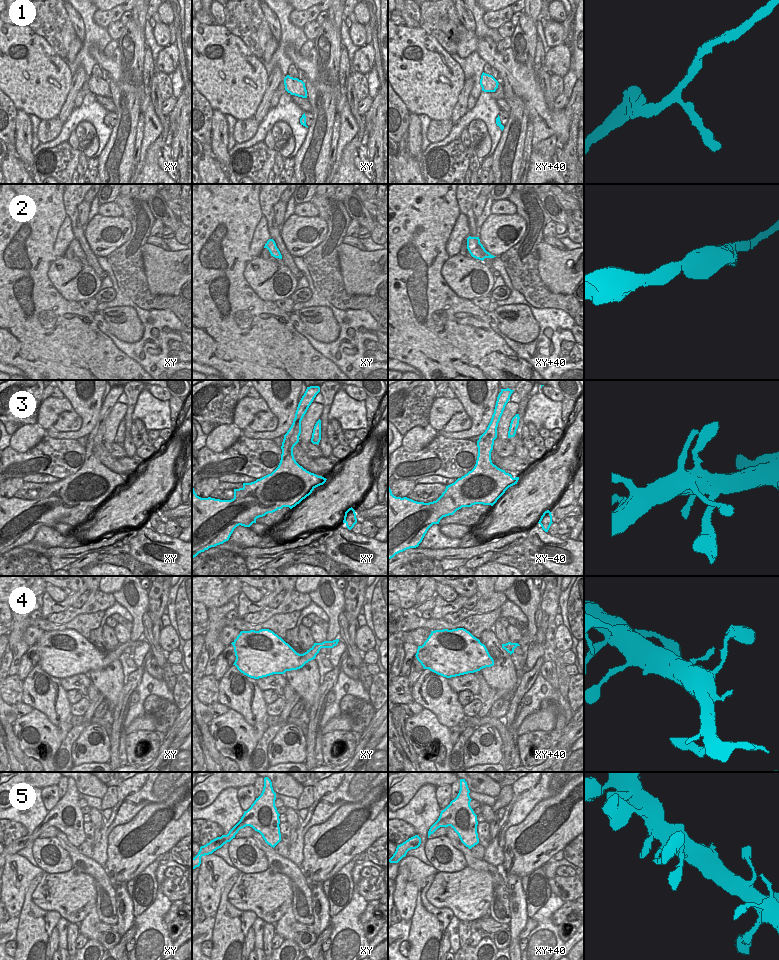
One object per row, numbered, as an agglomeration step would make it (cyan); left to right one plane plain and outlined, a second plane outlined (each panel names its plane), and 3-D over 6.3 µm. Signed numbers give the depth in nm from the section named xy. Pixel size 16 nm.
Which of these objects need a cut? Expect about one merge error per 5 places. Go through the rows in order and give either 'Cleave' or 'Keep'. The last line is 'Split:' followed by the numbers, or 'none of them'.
1: Keep
2: Keep
3: Keep
4: Keep
5: Keep
Split: none of them.

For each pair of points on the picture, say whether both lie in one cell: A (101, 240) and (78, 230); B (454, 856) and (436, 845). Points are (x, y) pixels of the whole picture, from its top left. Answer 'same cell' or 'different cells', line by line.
A: different cells
B: same cell

